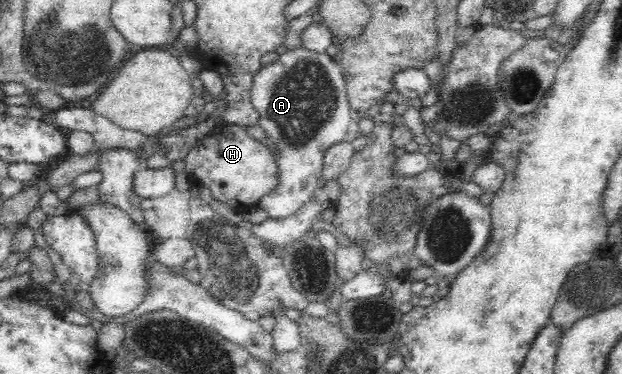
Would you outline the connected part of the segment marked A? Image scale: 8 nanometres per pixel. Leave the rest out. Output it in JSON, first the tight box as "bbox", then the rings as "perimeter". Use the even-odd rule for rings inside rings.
{"bbox":[250,46,351,221],"perimeter":[[[301,46],[299,49],[287,50],[275,63],[263,66],[254,77],[250,101],[259,115],[258,126],[261,127],[270,145],[267,146],[277,163],[277,185],[263,195],[258,207],[265,210],[269,219],[281,221],[295,215],[317,191],[317,181],[323,177],[323,165],[327,149],[343,142],[349,132],[351,105],[347,96],[346,82],[337,62],[325,53],[317,53]]]}

